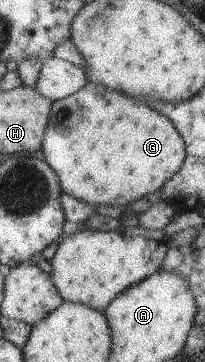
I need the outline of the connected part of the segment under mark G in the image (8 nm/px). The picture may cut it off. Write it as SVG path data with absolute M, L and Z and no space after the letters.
M88 82L75 94L52 102L41 150L45 162L57 174L62 192L87 204L122 208L160 190L177 174L186 157L185 141L169 118L147 103L141 104L141 101L127 94L97 86L95 82Z

